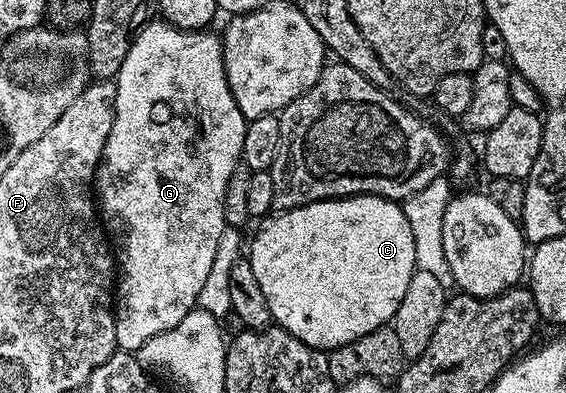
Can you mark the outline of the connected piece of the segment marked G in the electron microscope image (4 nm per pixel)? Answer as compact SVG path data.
M150 20L142 26L141 31L131 44L131 52L127 52L127 60L123 60L123 68L119 68L116 76L117 91L113 105L113 123L107 136L107 144L101 153L101 165L95 171L95 202L99 207L99 218L103 223L104 233L115 251L115 262L120 274L115 282L115 340L117 350L135 352L151 336L159 336L159 332L167 332L167 328L175 328L187 312L197 306L197 297L210 275L211 264L214 263L215 248L226 228L223 216L223 196L227 192L227 180L231 180L231 172L241 162L241 149L245 135L246 119L243 112L235 104L235 96L231 96L231 88L227 80L227 72L223 64L223 48L220 37L208 29L177 30L164 20Z

